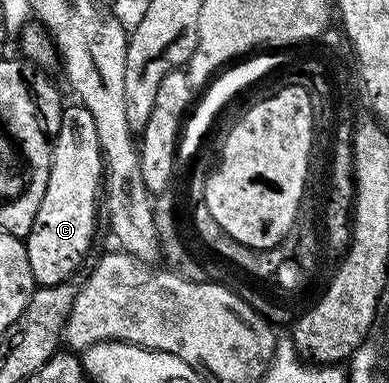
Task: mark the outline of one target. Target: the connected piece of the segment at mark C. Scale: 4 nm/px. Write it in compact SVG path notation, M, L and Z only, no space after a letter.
M65 107L60 114L60 129L52 145L52 169L34 226L24 240L26 258L37 285L49 288L71 281L84 264L92 239L96 236L96 199L102 196L105 156L100 149L98 127L90 110Z

